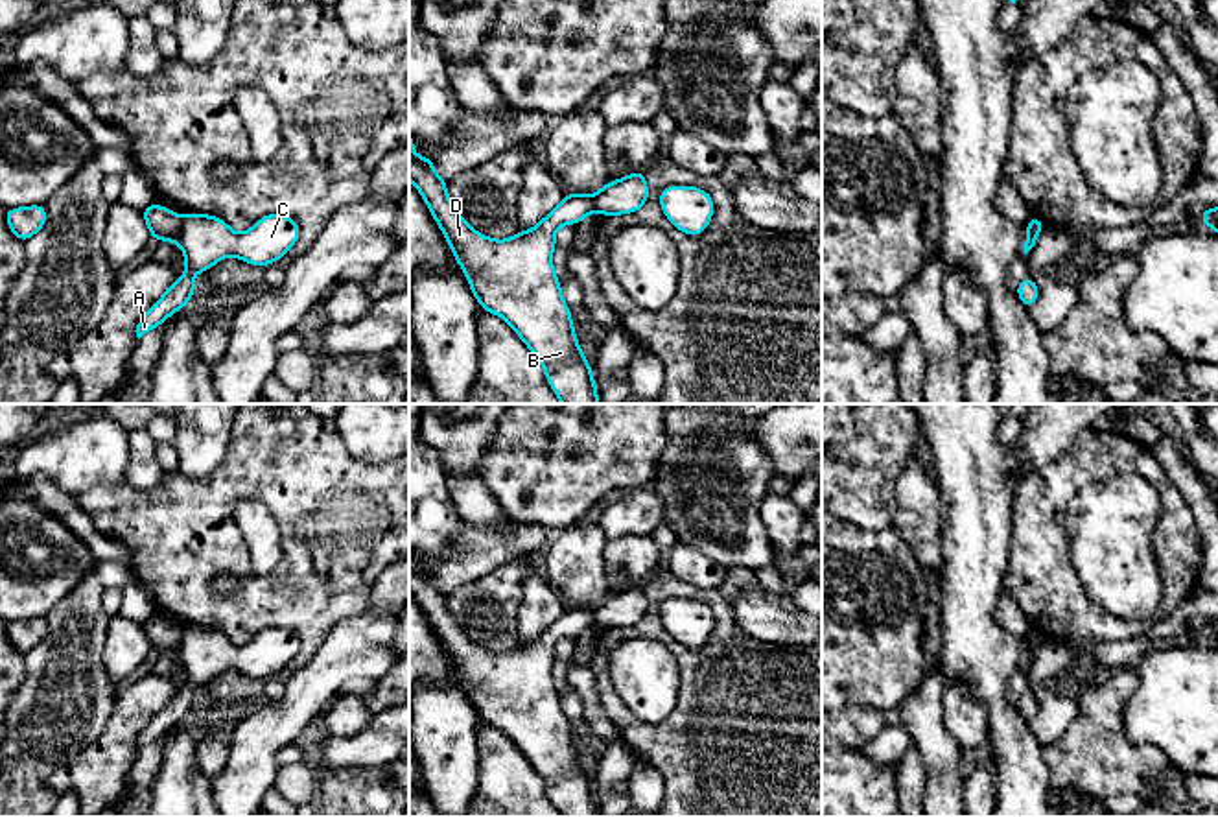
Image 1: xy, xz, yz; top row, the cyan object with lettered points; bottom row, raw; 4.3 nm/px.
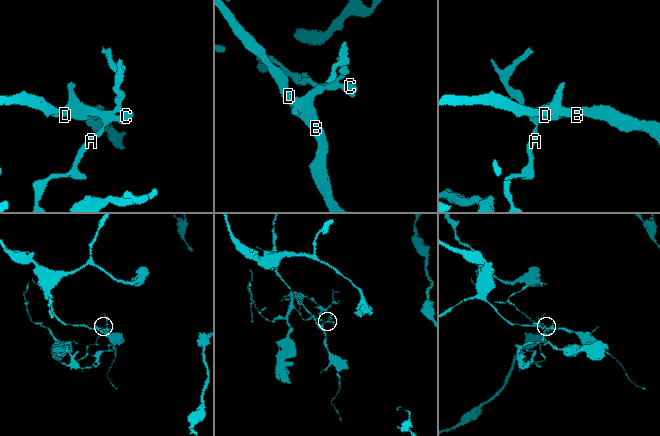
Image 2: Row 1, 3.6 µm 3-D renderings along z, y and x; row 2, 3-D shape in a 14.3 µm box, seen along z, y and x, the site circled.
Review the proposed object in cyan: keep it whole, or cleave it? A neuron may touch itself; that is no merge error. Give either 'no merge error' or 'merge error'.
merge error

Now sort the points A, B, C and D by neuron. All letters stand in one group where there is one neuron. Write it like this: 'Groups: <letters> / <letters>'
Groups: A C / B D

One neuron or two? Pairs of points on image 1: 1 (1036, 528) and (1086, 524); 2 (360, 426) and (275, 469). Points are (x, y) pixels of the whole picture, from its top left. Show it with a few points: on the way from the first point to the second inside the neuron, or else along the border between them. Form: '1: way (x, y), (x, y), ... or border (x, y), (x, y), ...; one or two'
1: border (1082, 485), (1065, 522), (1067, 552), (1075, 568); two
2: border (332, 423), (343, 445), (354, 456), (374, 463); two

